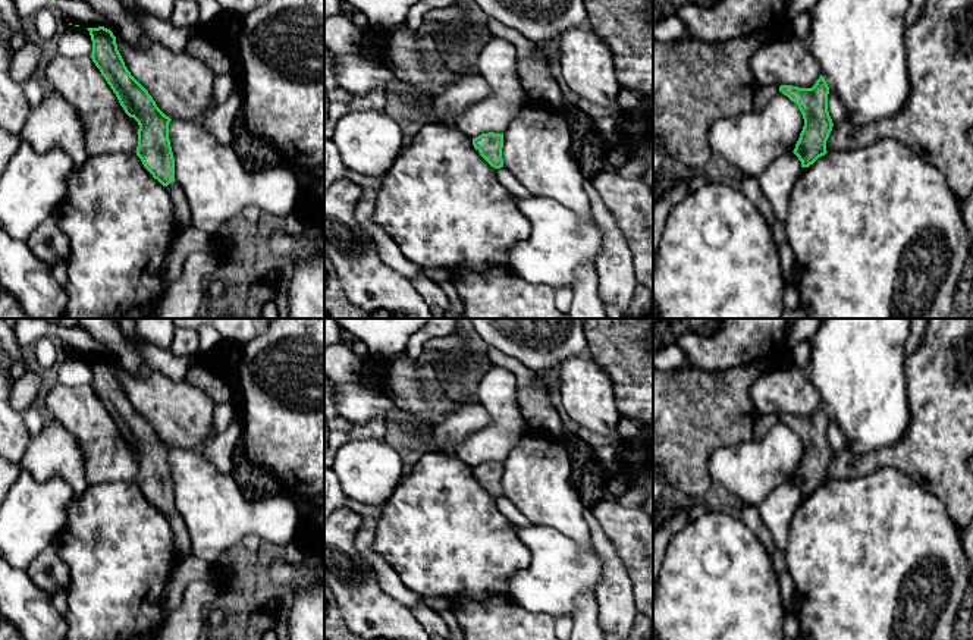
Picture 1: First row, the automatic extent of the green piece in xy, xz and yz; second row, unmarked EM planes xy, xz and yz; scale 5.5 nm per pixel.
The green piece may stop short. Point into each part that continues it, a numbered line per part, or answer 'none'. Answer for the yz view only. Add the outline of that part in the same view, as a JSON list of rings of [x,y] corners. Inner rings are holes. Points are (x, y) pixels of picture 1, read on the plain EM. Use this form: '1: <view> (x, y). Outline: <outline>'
none

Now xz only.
none

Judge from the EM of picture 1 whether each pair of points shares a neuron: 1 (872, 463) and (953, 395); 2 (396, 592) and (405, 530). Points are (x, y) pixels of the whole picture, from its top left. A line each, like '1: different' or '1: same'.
1: same
2: different

